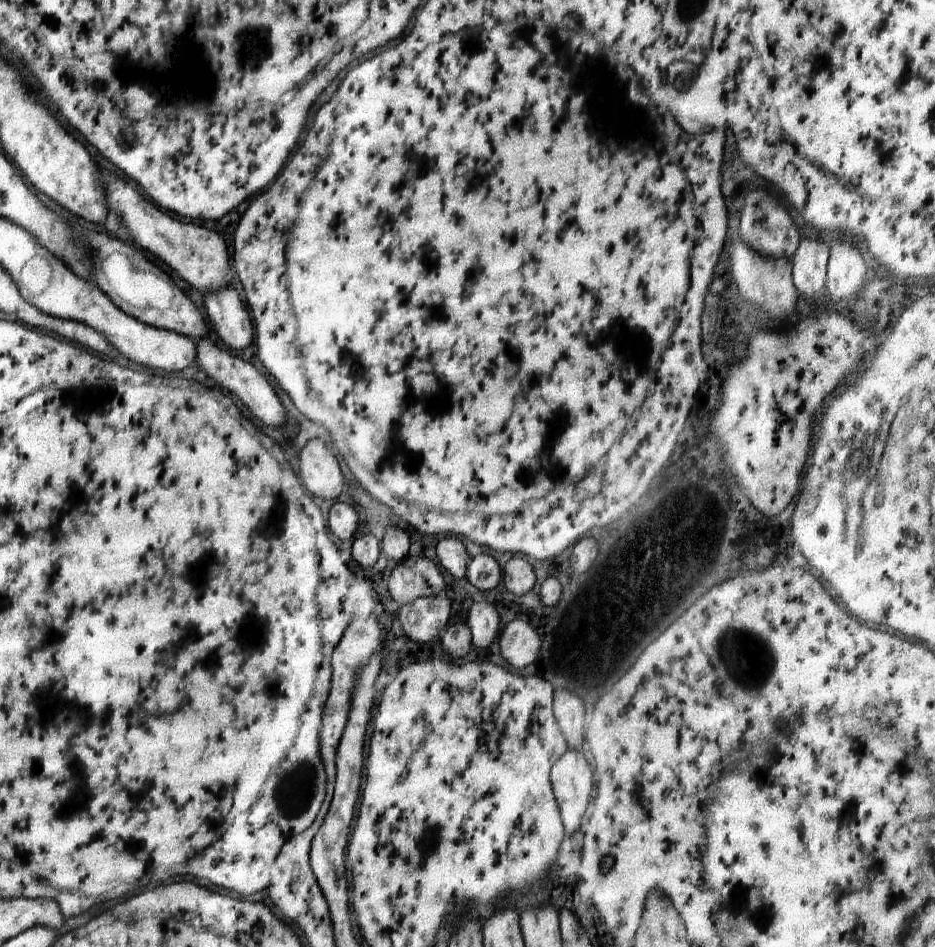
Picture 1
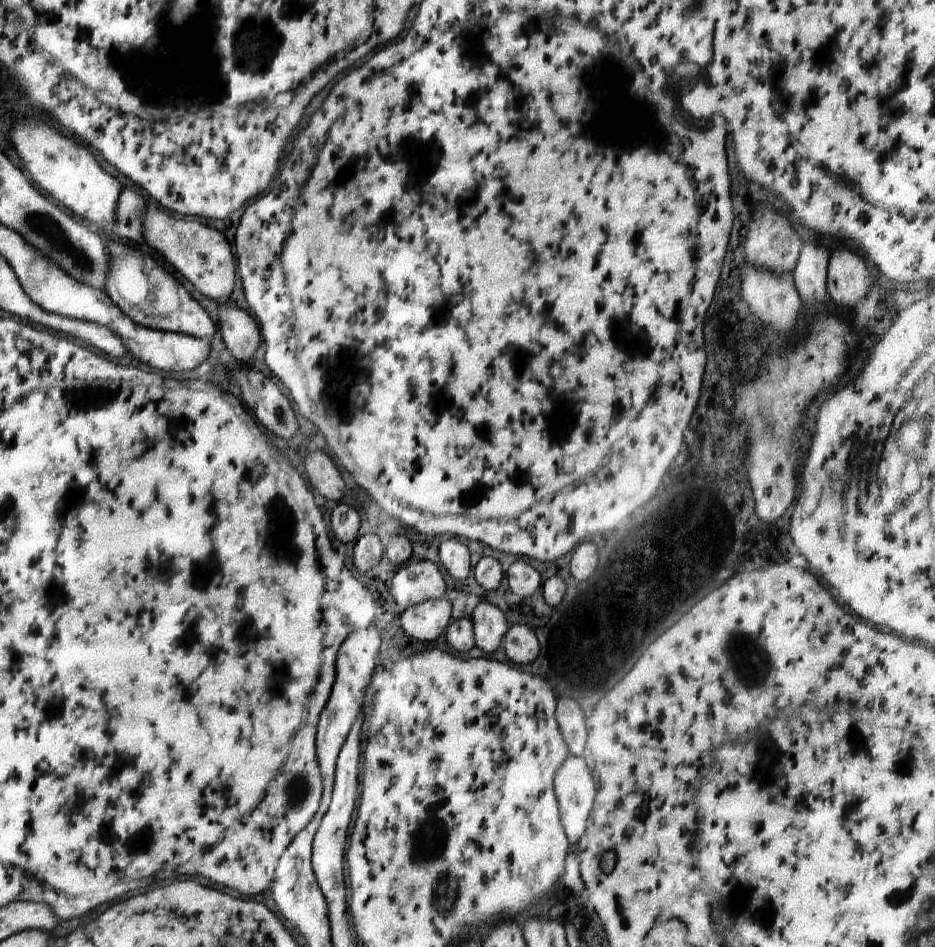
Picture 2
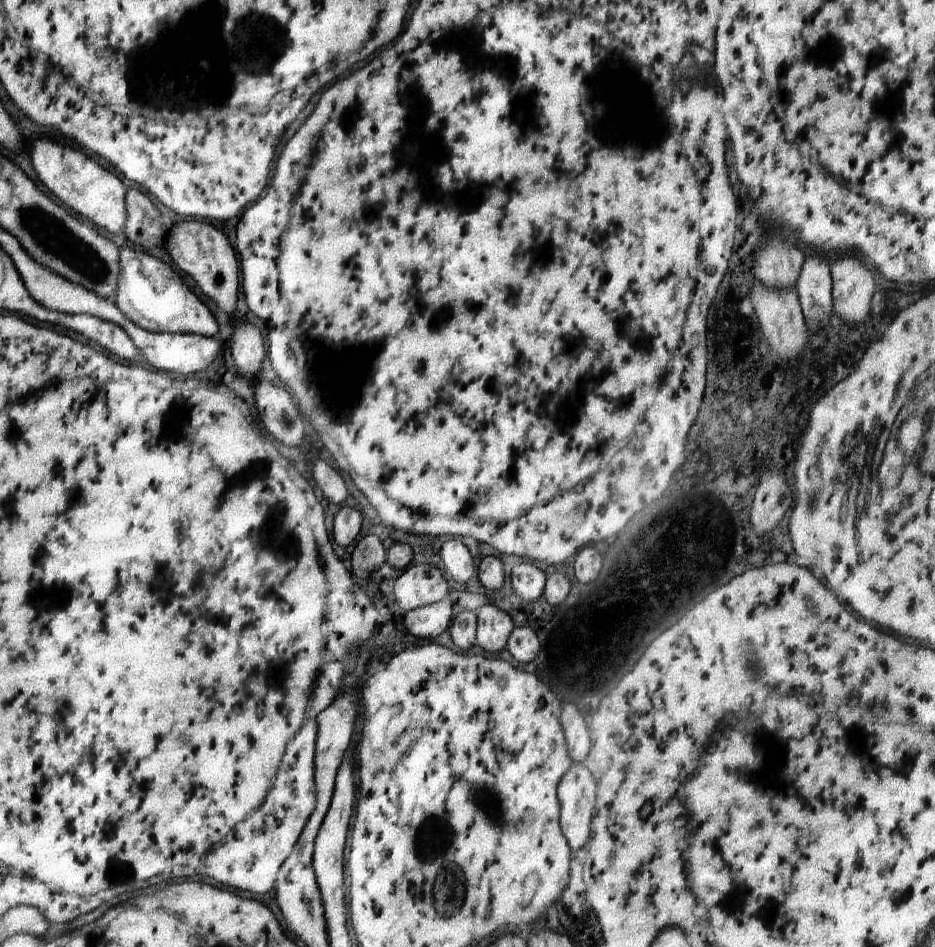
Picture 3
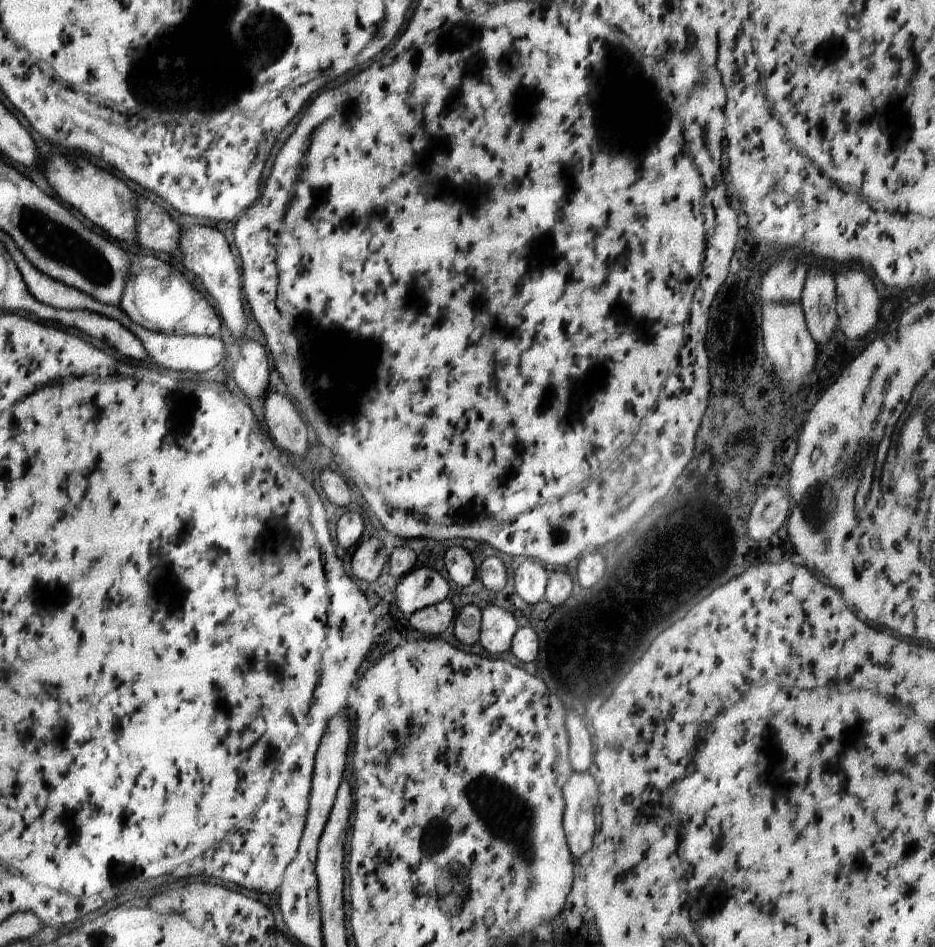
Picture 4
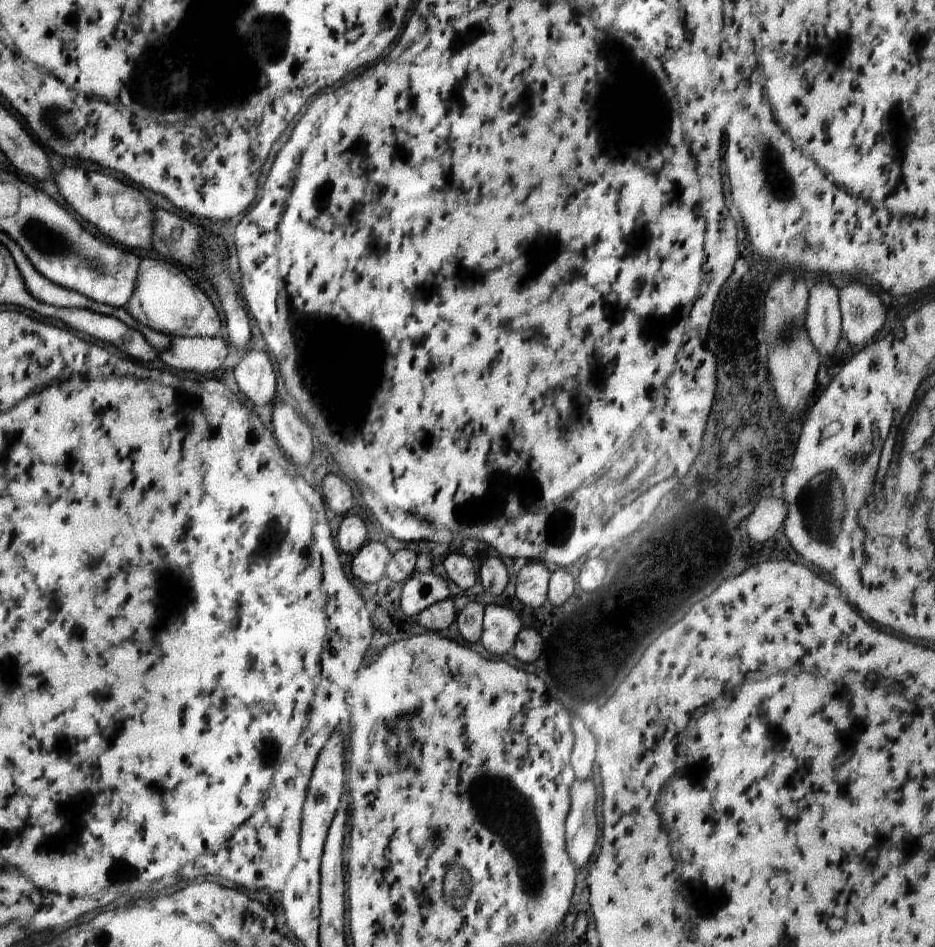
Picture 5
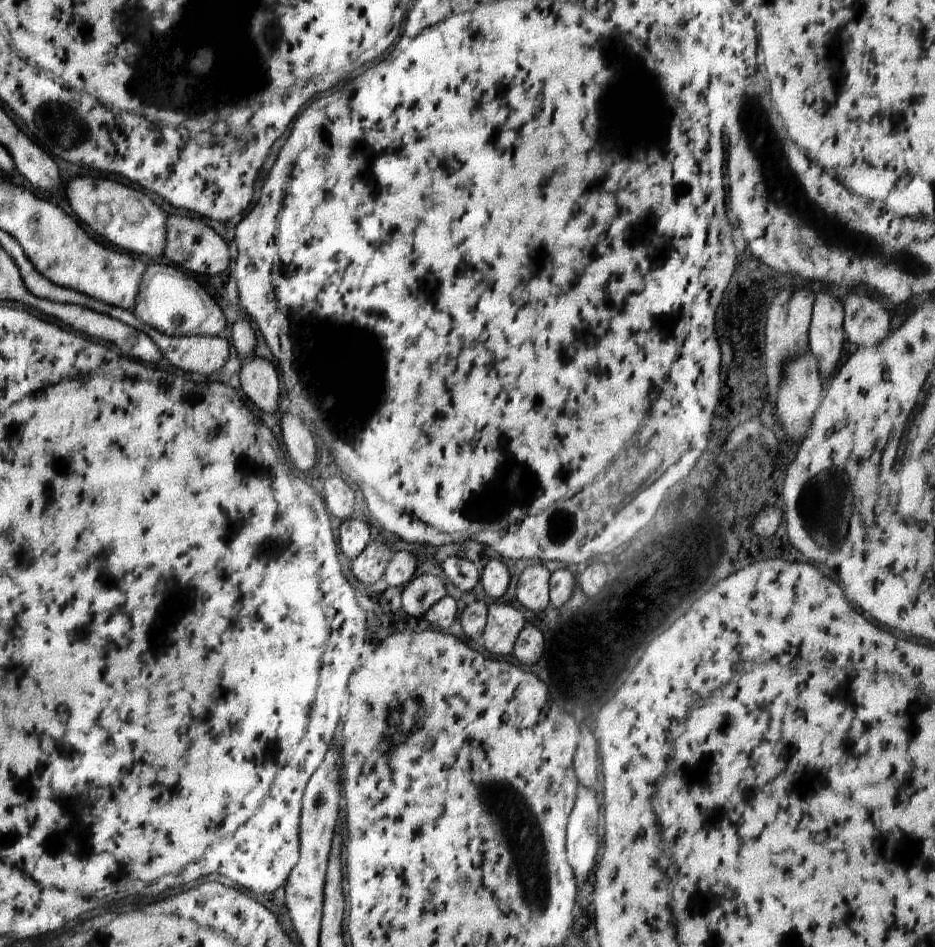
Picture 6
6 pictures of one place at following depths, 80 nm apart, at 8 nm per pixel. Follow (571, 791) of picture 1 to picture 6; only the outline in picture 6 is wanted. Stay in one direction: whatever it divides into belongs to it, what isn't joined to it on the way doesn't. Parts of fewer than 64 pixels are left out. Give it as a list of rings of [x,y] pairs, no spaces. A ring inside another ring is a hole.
[[[578,786],[576,792],[576,804],[572,808],[568,828],[566,828],[566,856],[568,864],[574,870],[575,881],[582,884],[588,876],[588,872],[594,866],[594,858],[598,854],[598,802],[592,788]]]

